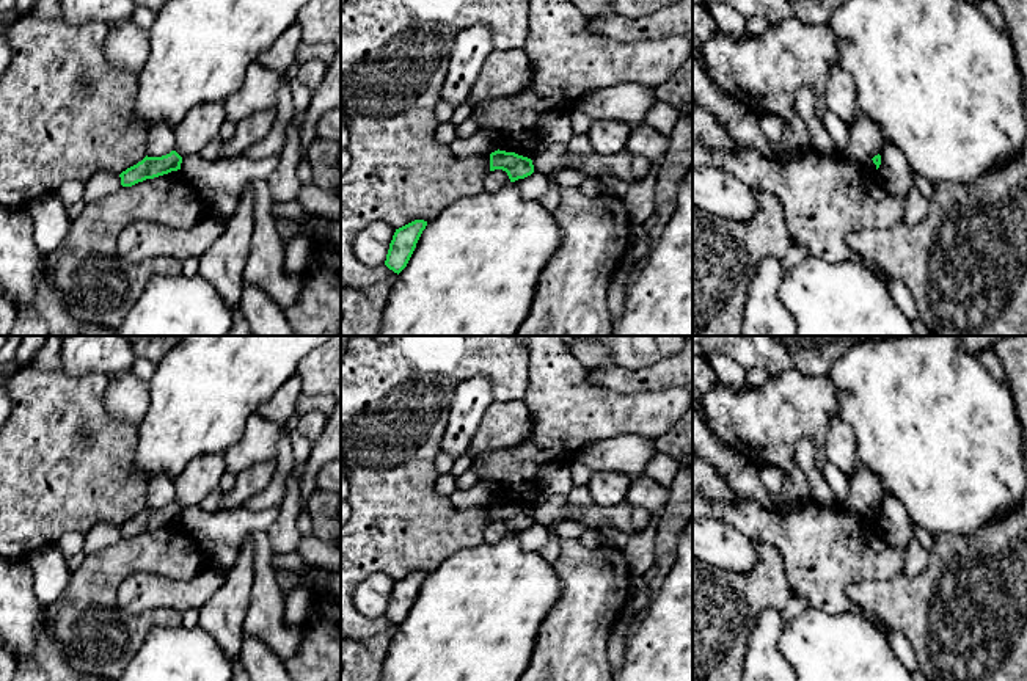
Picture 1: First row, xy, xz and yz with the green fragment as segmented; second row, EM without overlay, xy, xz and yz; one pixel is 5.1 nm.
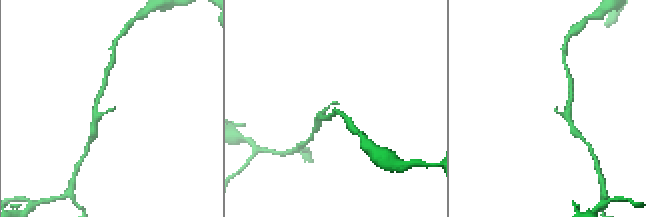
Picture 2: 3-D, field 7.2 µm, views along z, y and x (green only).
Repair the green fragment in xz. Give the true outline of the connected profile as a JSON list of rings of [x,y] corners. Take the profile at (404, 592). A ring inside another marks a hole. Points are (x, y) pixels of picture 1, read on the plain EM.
[[[415,571],[396,581],[385,612],[389,621],[399,626],[407,618],[426,577],[427,573]]]

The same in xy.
[[[171,502],[170,505],[162,508],[146,507],[141,513],[127,519],[119,526],[121,537],[132,538],[146,530],[154,530],[168,526],[171,523],[177,523],[181,521],[181,515],[182,515],[182,508],[176,502]]]

